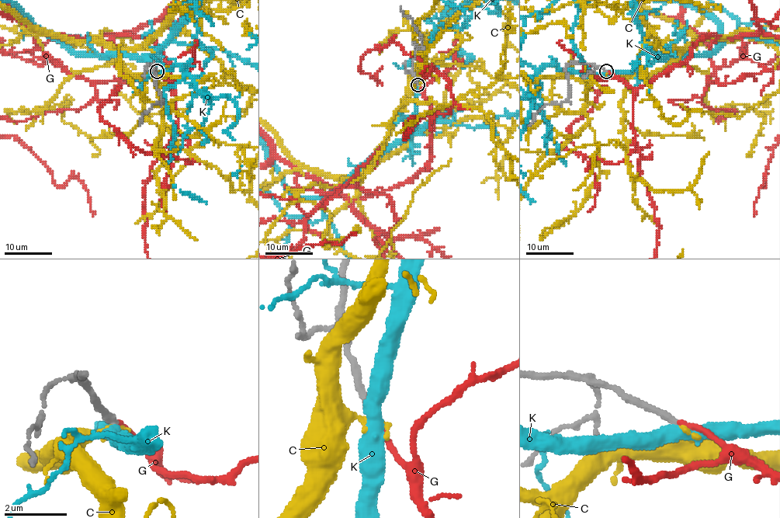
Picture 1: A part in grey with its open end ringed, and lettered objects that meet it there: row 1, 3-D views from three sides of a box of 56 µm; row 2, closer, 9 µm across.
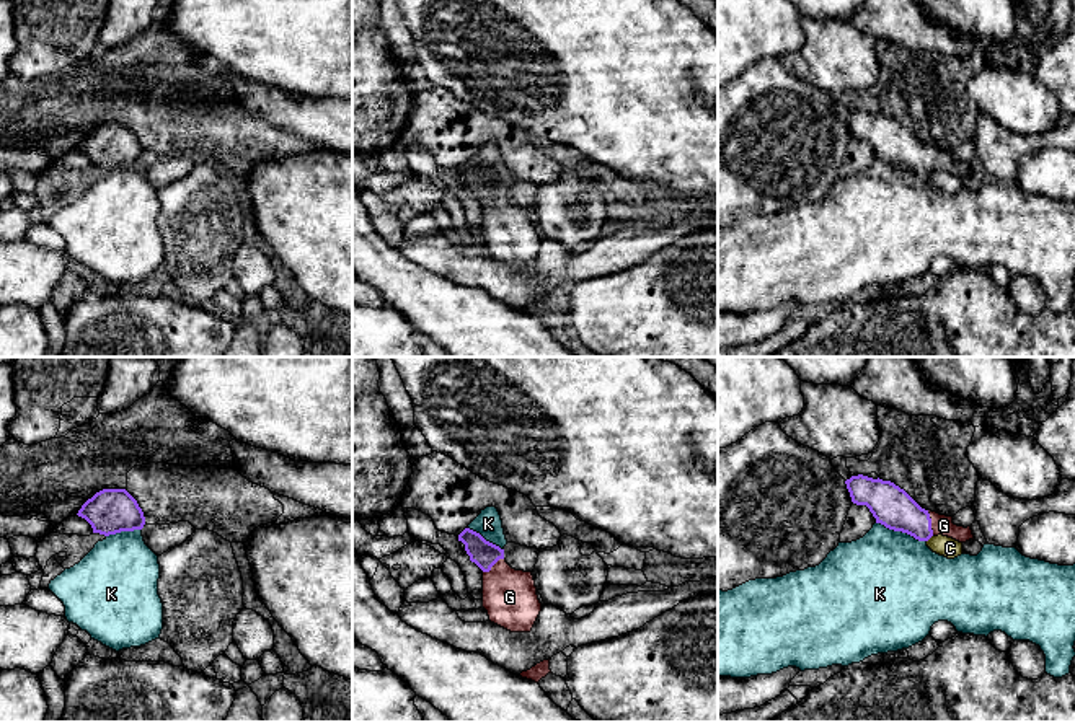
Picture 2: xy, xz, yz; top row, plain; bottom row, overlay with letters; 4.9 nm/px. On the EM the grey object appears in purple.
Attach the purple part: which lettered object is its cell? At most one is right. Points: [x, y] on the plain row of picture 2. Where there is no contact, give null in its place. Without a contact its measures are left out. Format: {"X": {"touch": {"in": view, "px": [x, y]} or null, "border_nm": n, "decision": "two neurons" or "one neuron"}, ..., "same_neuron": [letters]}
{"C": {"touch": {"in": "yz", "px": [930, 171]}, "border_nm": 50, "decision": "two neurons"}, "G": {"touch": {"in": "yz", "px": [930, 158]}, "border_nm": 130, "decision": "one neuron"}, "K": {"touch": {"in": "yz", "px": [901, 165]}, "border_nm": 260, "decision": "two neurons"}, "same_neuron": ["G"]}

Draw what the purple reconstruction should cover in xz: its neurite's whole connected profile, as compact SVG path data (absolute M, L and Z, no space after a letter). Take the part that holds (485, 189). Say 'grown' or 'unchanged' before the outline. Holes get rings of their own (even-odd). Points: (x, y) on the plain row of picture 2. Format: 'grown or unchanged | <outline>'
grown | M470 163L458 169L458 176L483 205L483 243L489 256L511 267L530 267L542 246L532 207L512 204L504 184Z

